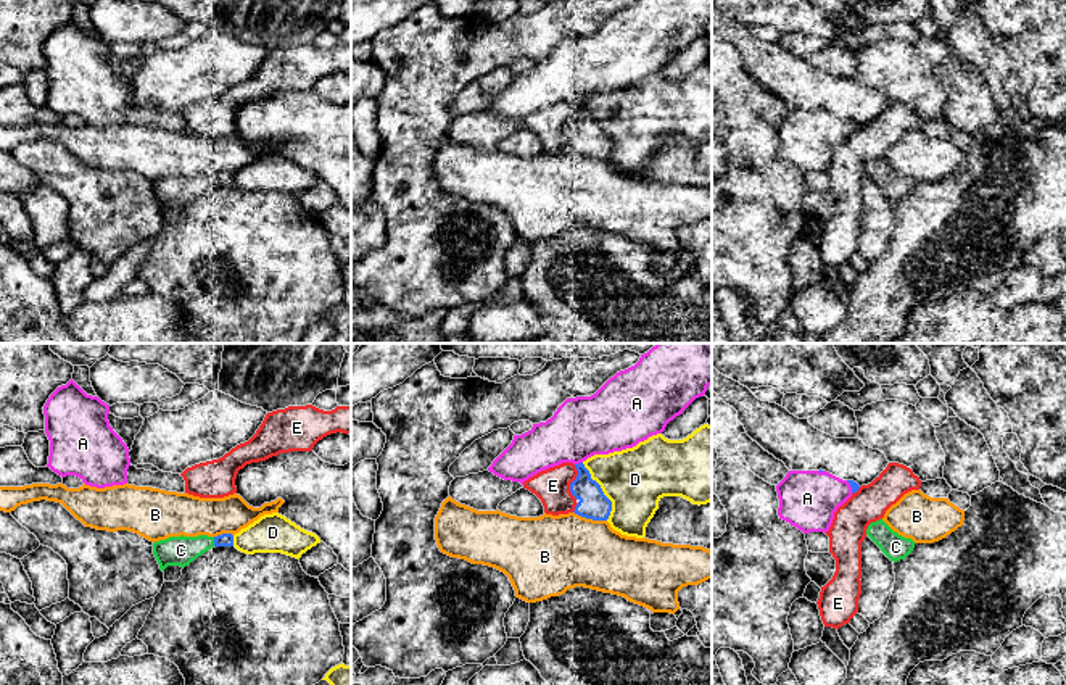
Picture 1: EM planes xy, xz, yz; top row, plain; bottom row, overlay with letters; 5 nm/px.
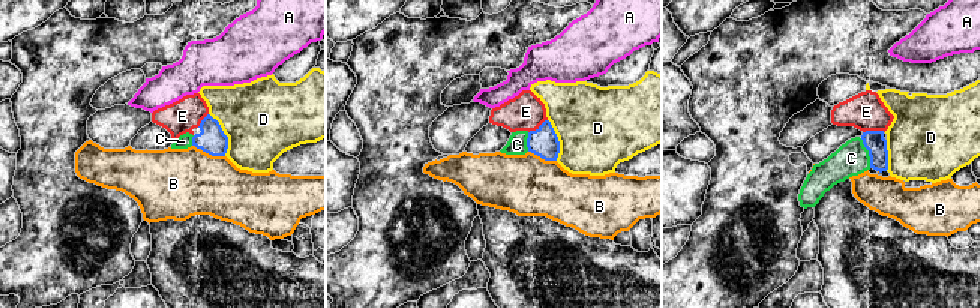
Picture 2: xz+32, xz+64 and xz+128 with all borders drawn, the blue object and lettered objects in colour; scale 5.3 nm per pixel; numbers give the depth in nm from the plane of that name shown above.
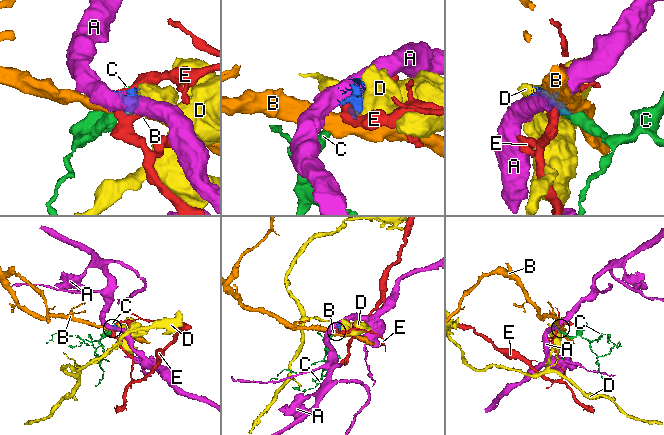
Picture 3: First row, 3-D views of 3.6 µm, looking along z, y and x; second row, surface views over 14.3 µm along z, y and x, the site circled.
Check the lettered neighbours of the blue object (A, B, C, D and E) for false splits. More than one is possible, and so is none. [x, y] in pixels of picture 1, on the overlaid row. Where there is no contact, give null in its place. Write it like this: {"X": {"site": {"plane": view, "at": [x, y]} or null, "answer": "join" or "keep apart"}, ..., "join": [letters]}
{"A": {"site": {"plane": "xz", "at": [580, 463]}, "answer": "keep apart"}, "B": {"site": {"plane": "xz", "at": [590, 518]}, "answer": "keep apart"}, "C": {"site": {"plane": "xy", "at": [214, 542]}, "answer": "join"}, "D": {"site": {"plane": "xz", "at": [603, 492]}, "answer": "keep apart"}, "E": {"site": {"plane": "xz", "at": [572, 482]}, "answer": "keep apart"}, "join": ["C"]}

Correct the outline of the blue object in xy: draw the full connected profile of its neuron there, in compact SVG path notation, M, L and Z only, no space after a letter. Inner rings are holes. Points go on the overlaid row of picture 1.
M233 535L169 537L153 543L153 554L164 572L167 566L185 567L213 546L233 546Z

